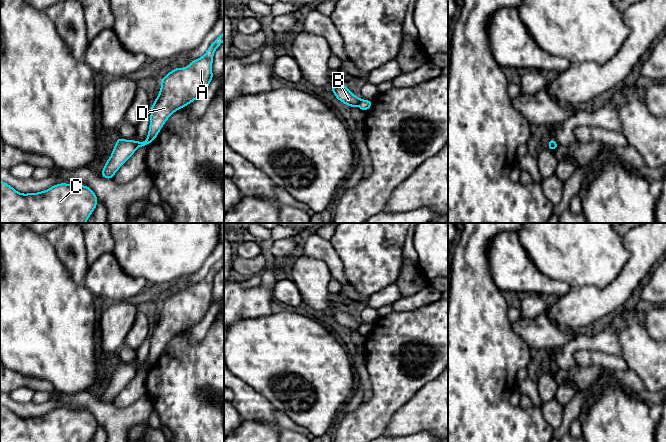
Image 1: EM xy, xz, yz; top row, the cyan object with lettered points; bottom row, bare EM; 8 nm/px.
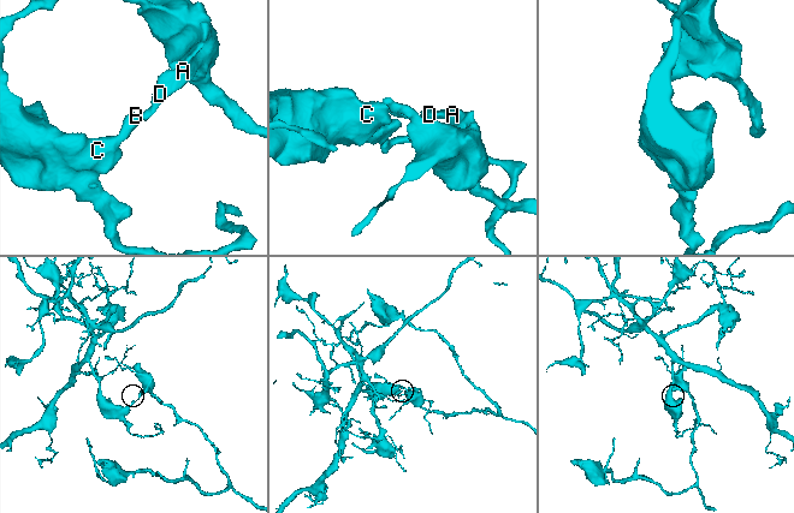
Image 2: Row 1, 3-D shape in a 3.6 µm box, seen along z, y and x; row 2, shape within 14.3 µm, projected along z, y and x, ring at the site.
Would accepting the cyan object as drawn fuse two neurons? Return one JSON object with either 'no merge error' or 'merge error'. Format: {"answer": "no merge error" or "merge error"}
{"answer": "merge error"}

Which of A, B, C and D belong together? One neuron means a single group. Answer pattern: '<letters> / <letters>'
A D / B C

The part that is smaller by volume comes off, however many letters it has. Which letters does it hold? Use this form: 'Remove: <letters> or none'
Remove: A, D

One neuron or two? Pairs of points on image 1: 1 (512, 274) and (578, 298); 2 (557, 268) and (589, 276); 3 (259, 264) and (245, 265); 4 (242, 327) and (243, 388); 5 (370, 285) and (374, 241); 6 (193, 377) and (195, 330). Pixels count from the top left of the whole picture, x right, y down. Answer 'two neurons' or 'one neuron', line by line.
1: two neurons
2: one neuron
3: one neuron
4: two neurons
5: one neuron
6: two neurons

